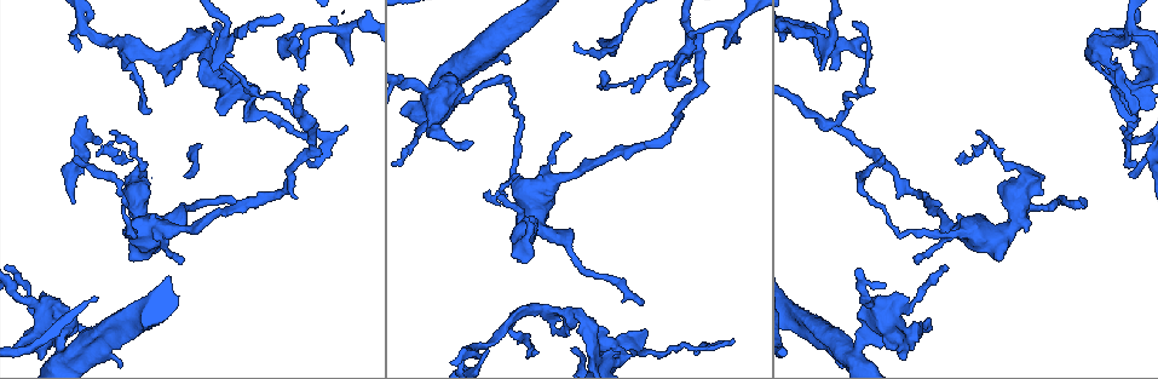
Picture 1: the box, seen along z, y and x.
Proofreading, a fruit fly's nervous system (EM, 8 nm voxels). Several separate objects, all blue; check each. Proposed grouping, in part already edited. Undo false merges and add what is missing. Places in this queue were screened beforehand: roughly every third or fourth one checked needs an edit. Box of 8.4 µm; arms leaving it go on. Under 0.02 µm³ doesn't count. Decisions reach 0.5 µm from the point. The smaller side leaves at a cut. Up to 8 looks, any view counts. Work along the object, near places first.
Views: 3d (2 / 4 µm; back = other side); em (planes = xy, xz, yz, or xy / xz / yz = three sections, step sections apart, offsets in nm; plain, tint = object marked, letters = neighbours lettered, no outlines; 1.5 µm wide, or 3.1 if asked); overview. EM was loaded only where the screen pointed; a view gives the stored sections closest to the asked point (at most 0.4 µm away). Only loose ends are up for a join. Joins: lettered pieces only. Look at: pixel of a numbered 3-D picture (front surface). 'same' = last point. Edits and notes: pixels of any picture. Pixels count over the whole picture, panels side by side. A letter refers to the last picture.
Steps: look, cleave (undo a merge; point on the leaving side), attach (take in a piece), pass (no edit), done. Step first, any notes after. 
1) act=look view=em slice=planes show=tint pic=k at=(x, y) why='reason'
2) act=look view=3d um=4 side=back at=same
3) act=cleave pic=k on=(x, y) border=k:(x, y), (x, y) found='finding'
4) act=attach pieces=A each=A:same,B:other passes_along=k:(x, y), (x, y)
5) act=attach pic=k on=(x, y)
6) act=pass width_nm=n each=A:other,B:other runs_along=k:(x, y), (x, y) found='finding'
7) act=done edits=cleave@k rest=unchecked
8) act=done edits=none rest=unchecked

act=look view=3d um=2 pic=1 at=(63, 355) why='three-way junction'

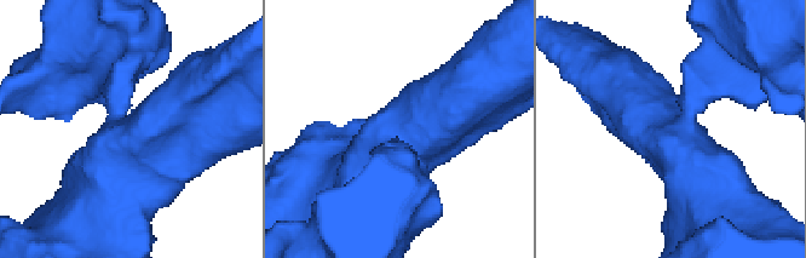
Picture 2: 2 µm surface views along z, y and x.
act=look view=em slice=planes show=letters pic=2 at=(677, 129) arms=3 arm_widths_nm=360,420,440 why='shape alone is not enough'

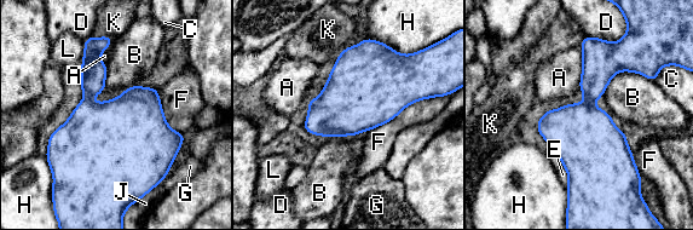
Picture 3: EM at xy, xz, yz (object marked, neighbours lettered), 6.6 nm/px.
act=pass longest_contact=F:500nm each=A:other,B:other,C:other,D:other,E:other,F:other,G:other,H:other,J:other,K:other,L:other border=3:(650, 79), (621, 70), (601, 96) found='all the same neuron'

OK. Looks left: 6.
act=look view=em slice=xy step=8 show=tint pic=1 at=(132, 260) why='branch stops here'

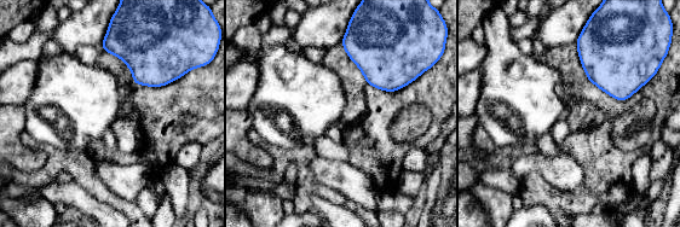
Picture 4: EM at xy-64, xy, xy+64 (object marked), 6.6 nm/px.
act=look view=em slice=yz step=4 show=letters at=same why='cut it another way'

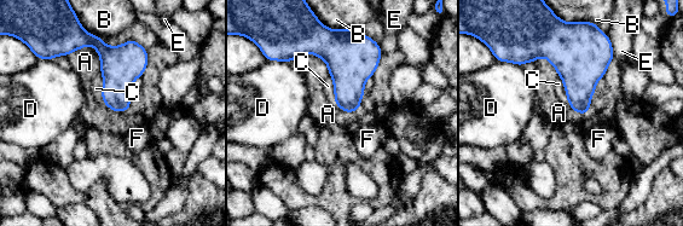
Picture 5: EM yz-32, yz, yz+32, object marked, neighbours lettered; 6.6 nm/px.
act=pass longest_contact=A:260nm each=A:other,B:other,C:other,D:other,E:other,F:other found='no lettered piece goes on from it'

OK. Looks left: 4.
act=look view=em slice=planes show=letters pic=1 at=(1080, 207) why='end of a long branch'

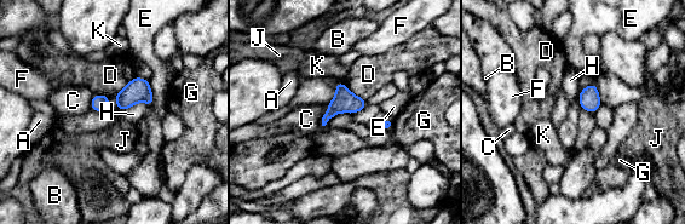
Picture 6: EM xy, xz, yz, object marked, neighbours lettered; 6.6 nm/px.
act=pass each=A:other,B:other,C:other,D:other,E:other,F:other,G:other,H:other,J:other,K:other border=6:(149, 105), (137, 102), (117, 113) found='none of them fits'

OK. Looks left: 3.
act=done edits=none rest=unchecked

